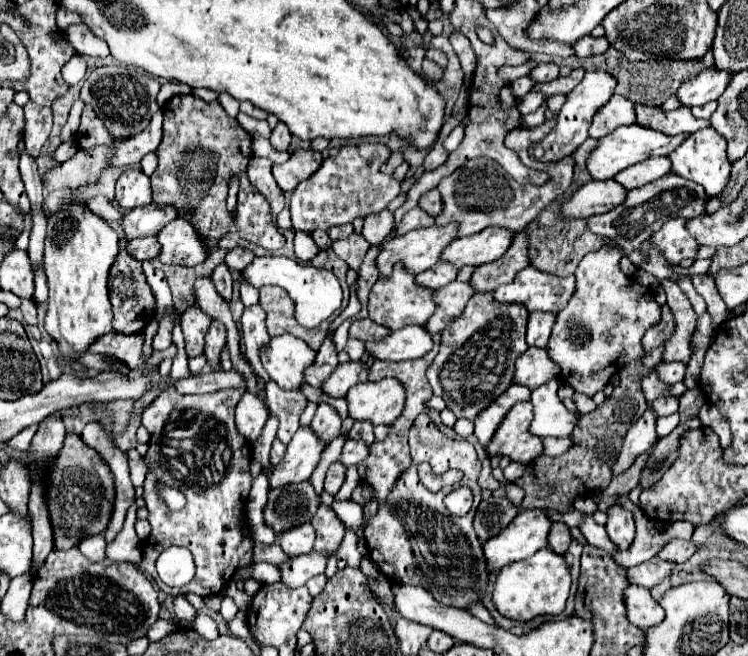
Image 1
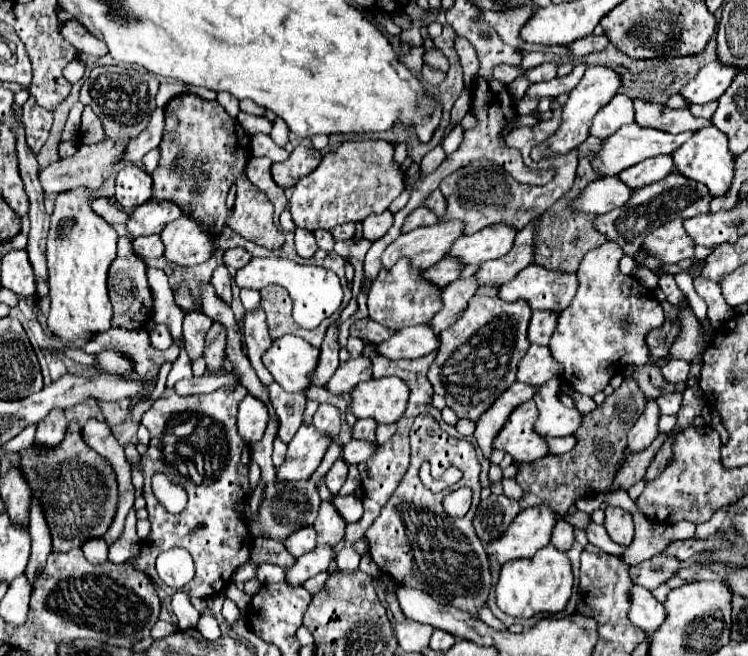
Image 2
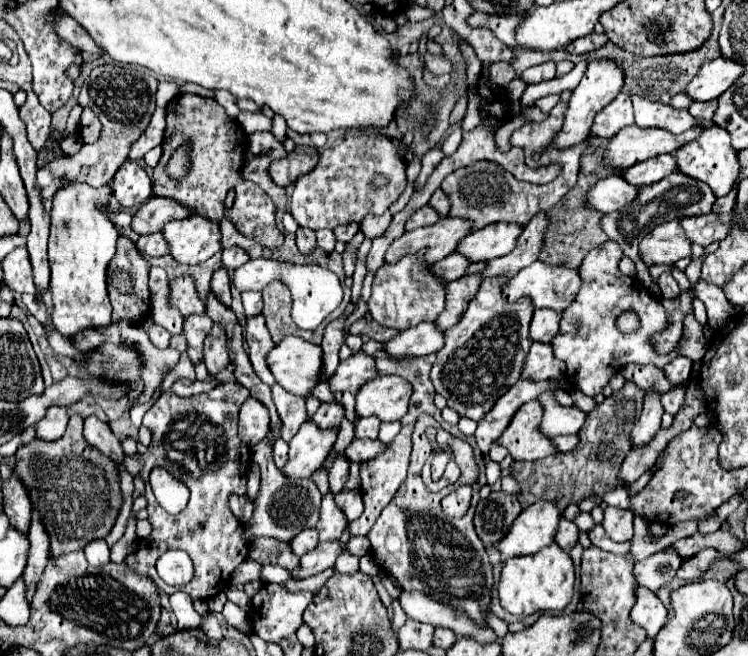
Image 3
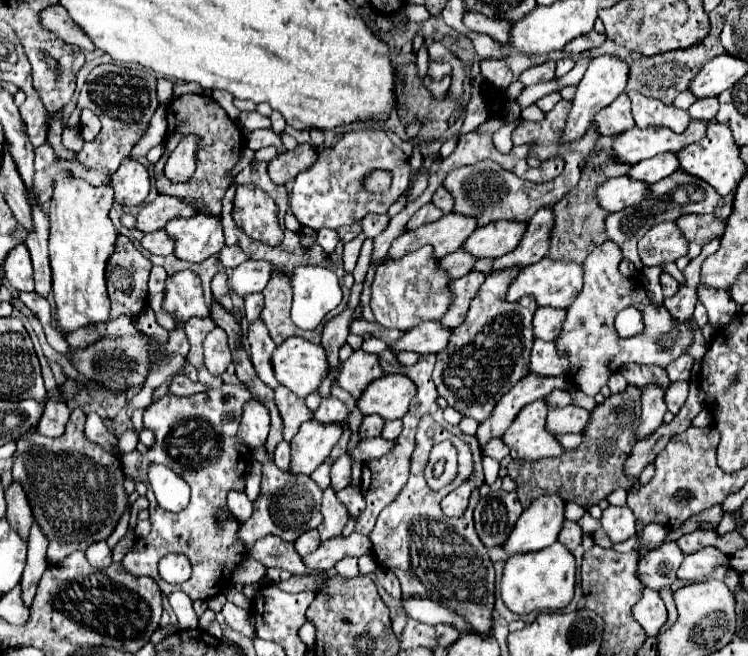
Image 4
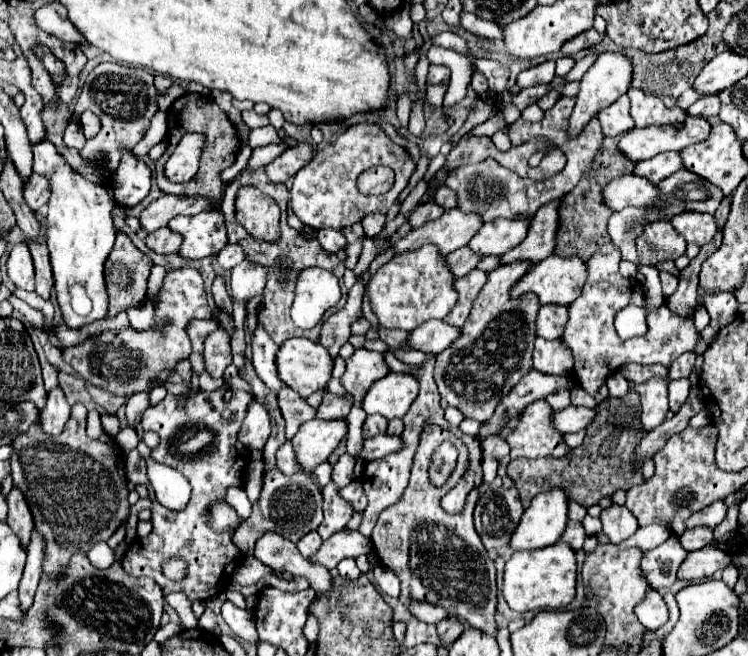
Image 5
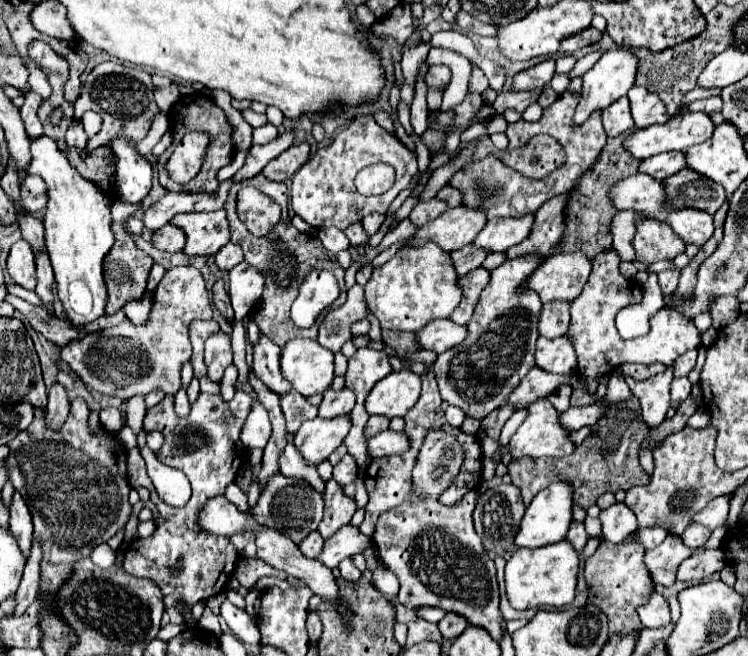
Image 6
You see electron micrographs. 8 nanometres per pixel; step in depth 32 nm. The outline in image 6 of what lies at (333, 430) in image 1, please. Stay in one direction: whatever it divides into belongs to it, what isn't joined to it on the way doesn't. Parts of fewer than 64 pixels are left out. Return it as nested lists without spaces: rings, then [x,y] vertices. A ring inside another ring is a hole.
[[[326,390],[324,392],[324,400],[322,404],[318,406],[318,416],[320,418],[336,418],[336,416],[342,416],[342,414],[348,414],[354,406],[354,394],[350,394],[350,390],[340,390],[340,392],[334,392],[334,390]]]

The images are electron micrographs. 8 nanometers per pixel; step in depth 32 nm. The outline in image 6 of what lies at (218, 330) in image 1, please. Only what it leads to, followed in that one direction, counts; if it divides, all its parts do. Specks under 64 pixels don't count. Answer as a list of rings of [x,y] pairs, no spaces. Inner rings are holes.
[[[222,330],[212,334],[206,340],[206,356],[204,356],[208,376],[214,382],[220,382],[226,366],[232,364],[232,350],[230,350],[230,336],[224,334]]]

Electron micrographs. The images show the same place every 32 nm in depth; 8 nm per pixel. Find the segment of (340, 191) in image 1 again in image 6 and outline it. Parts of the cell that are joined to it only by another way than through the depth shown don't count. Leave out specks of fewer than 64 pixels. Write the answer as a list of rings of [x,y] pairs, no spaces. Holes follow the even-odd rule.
[[[364,116],[354,120],[344,132],[340,132],[332,144],[318,148],[316,154],[294,174],[292,188],[290,188],[290,196],[292,196],[290,204],[292,204],[292,210],[316,230],[330,228],[330,226],[344,230],[350,224],[360,222],[364,216],[372,212],[386,214],[392,200],[410,184],[416,172],[418,172],[416,154],[410,152],[402,142],[398,142],[398,138],[390,136],[384,128],[380,128],[374,122],[374,118]],[[376,162],[390,164],[396,170],[396,182],[386,194],[368,198],[358,194],[354,186],[354,178],[362,168],[372,166]]]

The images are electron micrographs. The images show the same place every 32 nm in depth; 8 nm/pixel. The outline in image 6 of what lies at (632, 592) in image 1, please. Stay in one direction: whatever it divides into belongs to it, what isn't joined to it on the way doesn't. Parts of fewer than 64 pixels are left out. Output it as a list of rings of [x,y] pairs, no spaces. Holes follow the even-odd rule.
[[[654,590],[654,592],[650,592],[648,602],[642,604],[642,606],[638,606],[638,616],[640,616],[640,622],[644,624],[644,628],[660,628],[660,626],[666,626],[670,622],[668,602],[664,600],[662,594],[658,594]]]

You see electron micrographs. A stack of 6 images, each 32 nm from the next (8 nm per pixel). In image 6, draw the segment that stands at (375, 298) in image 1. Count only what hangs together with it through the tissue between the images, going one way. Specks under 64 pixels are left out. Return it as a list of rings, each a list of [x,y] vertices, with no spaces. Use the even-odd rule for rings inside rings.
[[[434,242],[420,248],[402,248],[390,262],[372,272],[366,284],[366,300],[372,314],[388,330],[420,330],[426,322],[436,318],[448,318],[462,298],[462,290],[456,284],[458,276],[450,266],[450,254],[442,252]]]

